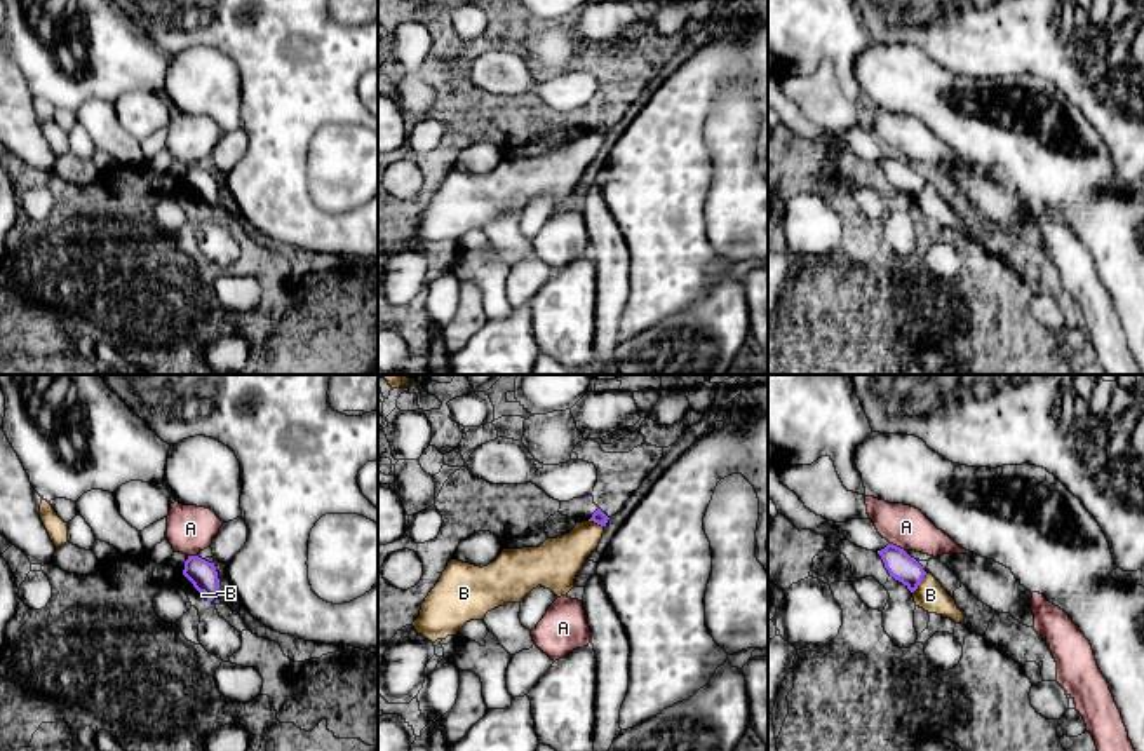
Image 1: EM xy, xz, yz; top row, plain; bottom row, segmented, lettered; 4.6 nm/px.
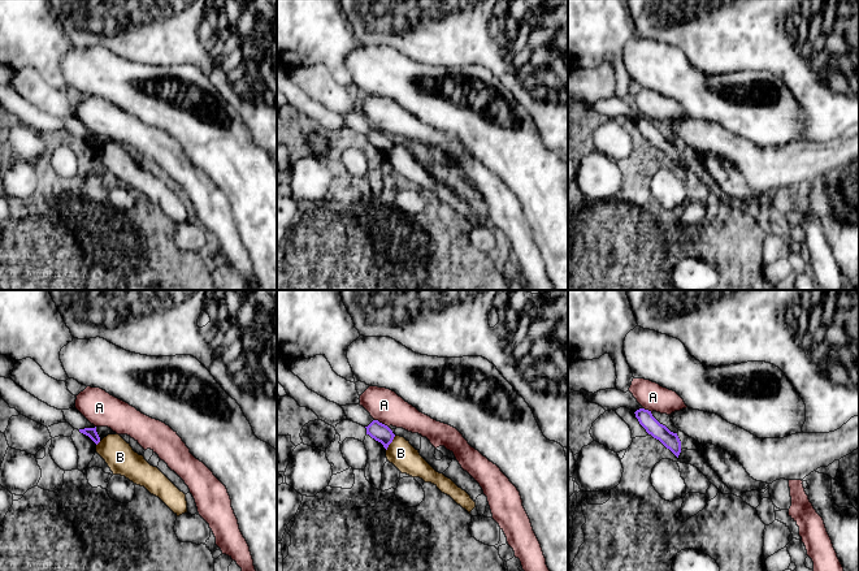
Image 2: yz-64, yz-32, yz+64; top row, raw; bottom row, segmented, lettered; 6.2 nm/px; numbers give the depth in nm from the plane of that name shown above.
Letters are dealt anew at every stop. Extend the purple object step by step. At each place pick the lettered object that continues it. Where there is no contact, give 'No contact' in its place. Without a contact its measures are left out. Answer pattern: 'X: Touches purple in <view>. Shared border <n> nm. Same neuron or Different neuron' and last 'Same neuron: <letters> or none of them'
A: Touches purple in yz. Shared border 70 nm. Different neuron
B: Touches purple in yz. Shared border 120 nm. Different neuron
Same neuron: none of them

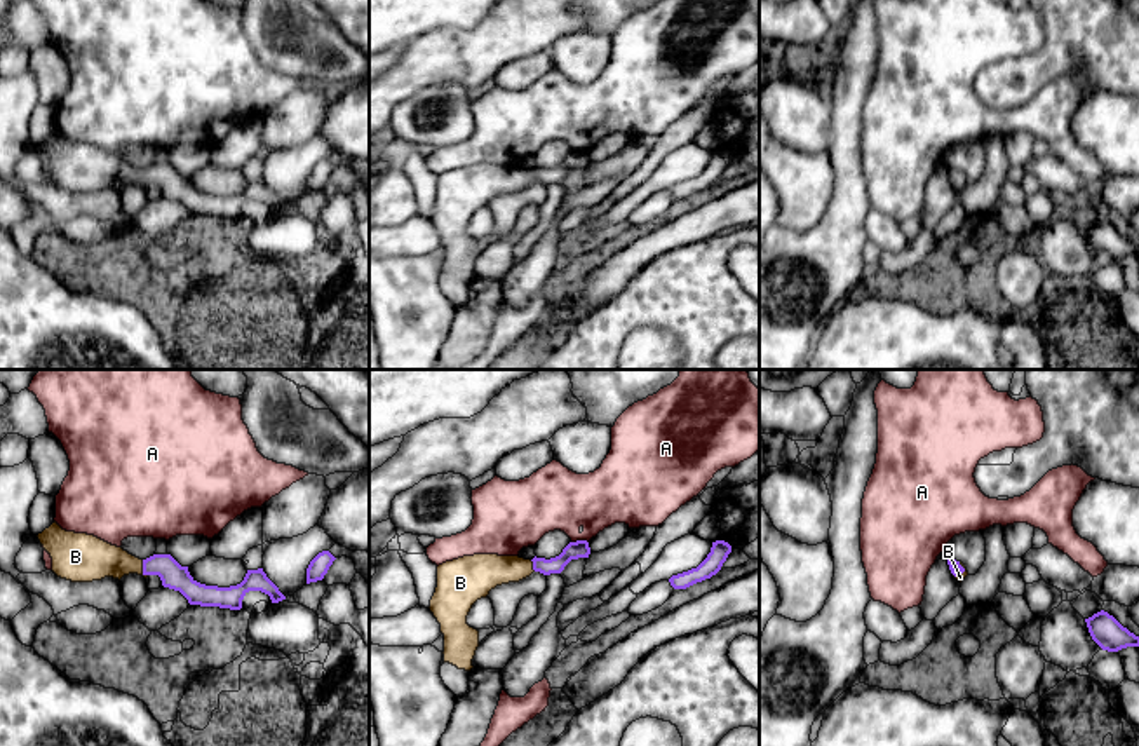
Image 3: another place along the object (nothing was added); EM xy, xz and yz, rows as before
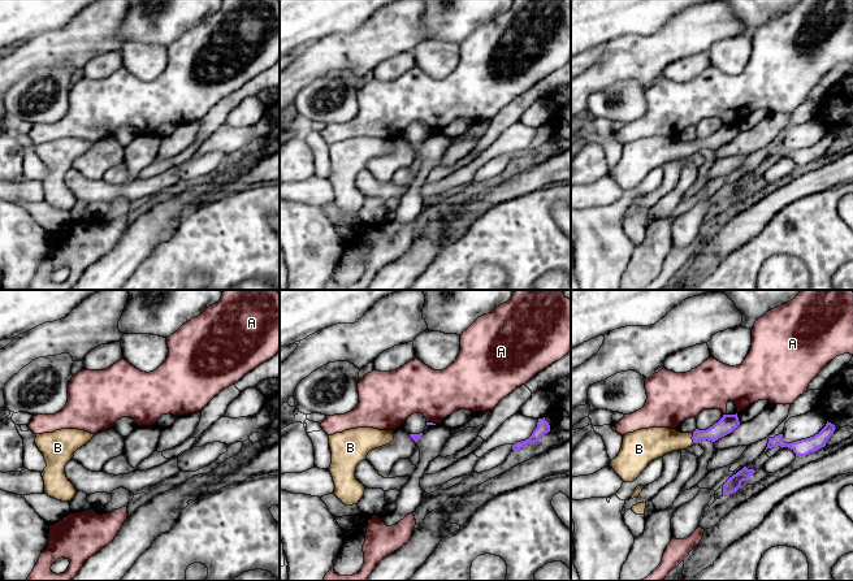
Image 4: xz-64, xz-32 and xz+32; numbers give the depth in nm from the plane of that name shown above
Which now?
A: Touches purple in xz. Shared border 80 nm. Different neuron
B: Touches purple in xy. Shared border 80 nm. Same neuron
Same neuron: B

